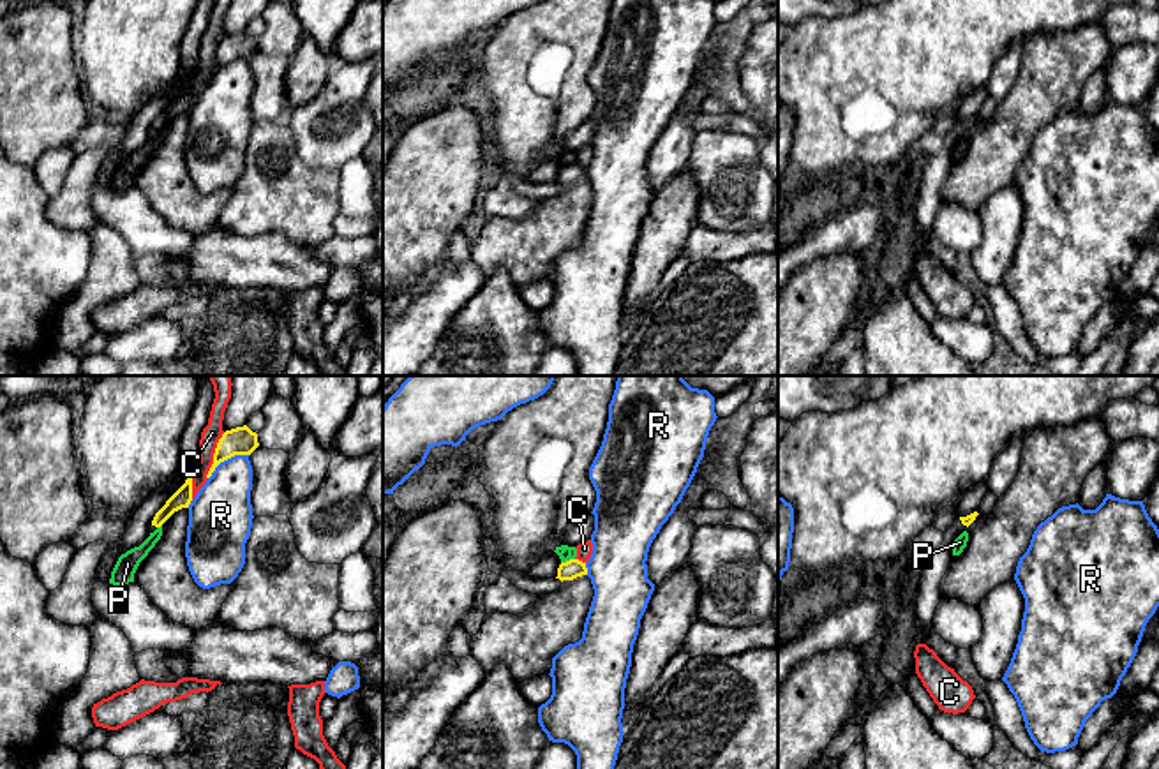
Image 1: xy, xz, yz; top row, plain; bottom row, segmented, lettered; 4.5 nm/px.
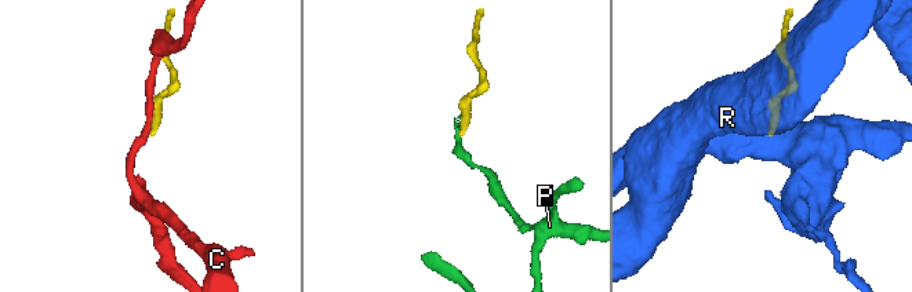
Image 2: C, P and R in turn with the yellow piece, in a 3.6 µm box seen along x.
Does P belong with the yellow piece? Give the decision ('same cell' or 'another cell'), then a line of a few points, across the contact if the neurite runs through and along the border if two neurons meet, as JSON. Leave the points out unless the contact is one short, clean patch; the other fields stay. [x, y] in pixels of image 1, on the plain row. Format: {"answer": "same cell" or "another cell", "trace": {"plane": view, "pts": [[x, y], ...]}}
{"answer": "another cell", "trace": {"plane": "xz", "pts": [[574, 163], [561, 168]]}}

